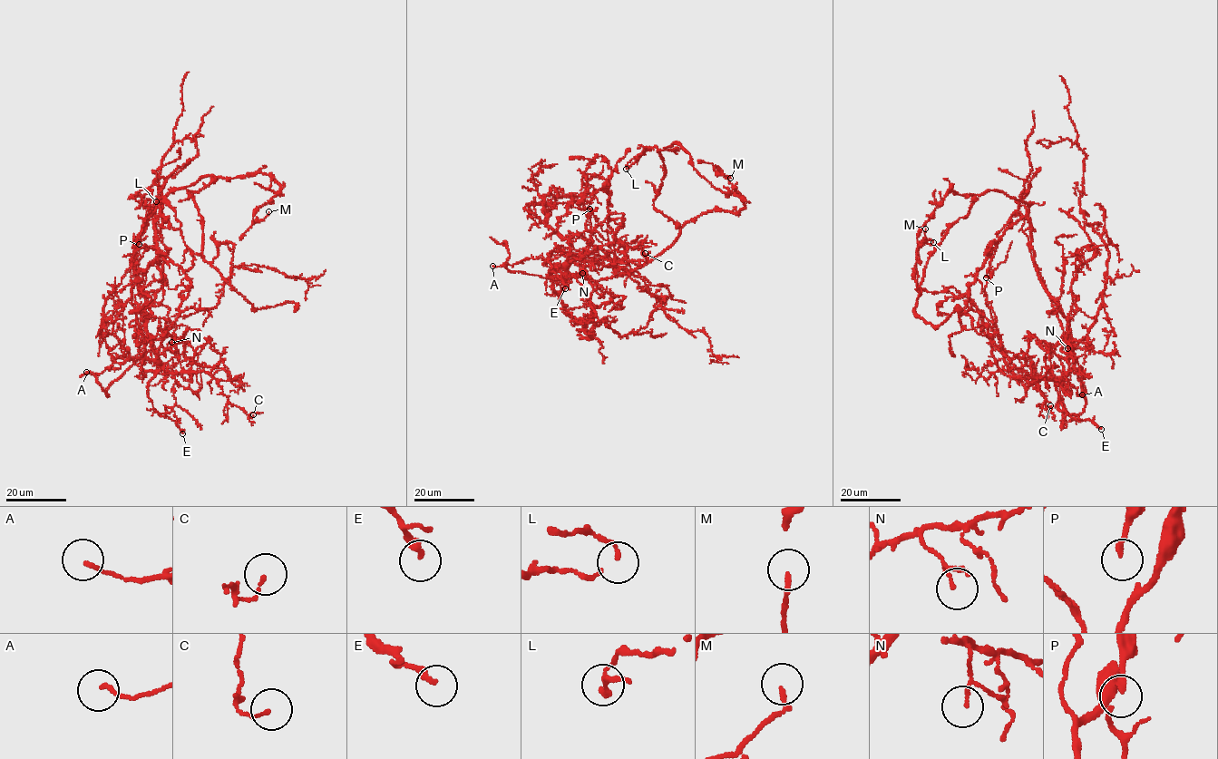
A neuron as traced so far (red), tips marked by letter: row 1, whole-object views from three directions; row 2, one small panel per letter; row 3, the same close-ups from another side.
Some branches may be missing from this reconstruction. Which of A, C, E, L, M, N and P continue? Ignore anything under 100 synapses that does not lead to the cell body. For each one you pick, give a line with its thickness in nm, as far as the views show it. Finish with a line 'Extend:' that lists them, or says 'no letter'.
Extend: no letter

